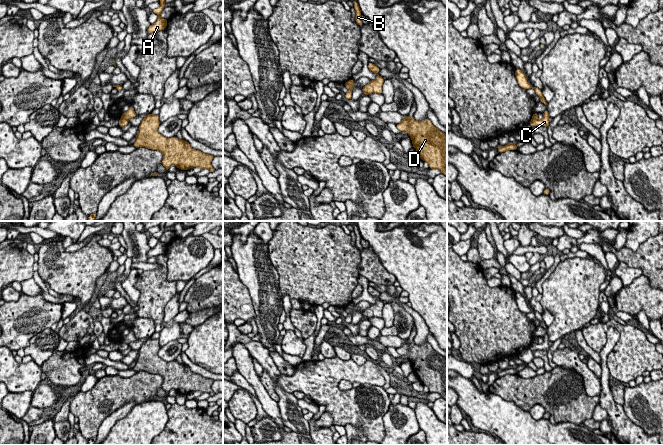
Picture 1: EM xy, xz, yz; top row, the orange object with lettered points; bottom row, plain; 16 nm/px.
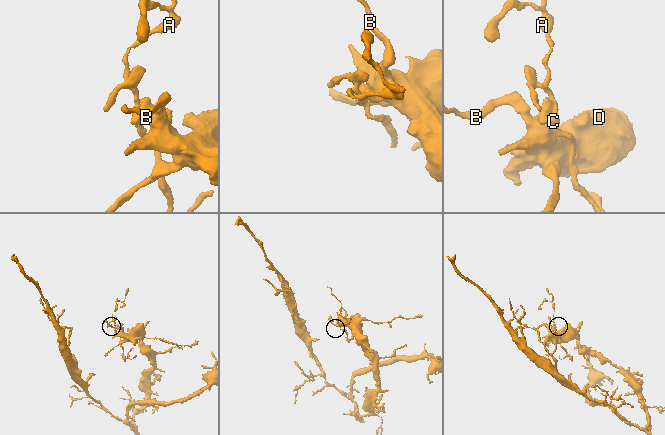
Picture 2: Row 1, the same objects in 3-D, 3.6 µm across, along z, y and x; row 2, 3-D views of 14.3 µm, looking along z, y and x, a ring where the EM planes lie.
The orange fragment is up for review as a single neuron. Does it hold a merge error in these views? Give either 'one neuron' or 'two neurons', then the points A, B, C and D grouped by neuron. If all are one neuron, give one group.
two neurons; groups A C / B D

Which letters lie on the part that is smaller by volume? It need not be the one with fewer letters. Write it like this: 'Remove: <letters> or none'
Remove: A, C

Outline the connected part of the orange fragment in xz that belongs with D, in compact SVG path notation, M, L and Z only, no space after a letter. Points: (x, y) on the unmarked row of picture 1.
M403 339L404 344L396 348L399 355L407 355L411 361L413 372L416 373L420 382L429 388L429 393L438 393L447 400L447 359L436 352L427 342L423 345L409 343L408 339Z

